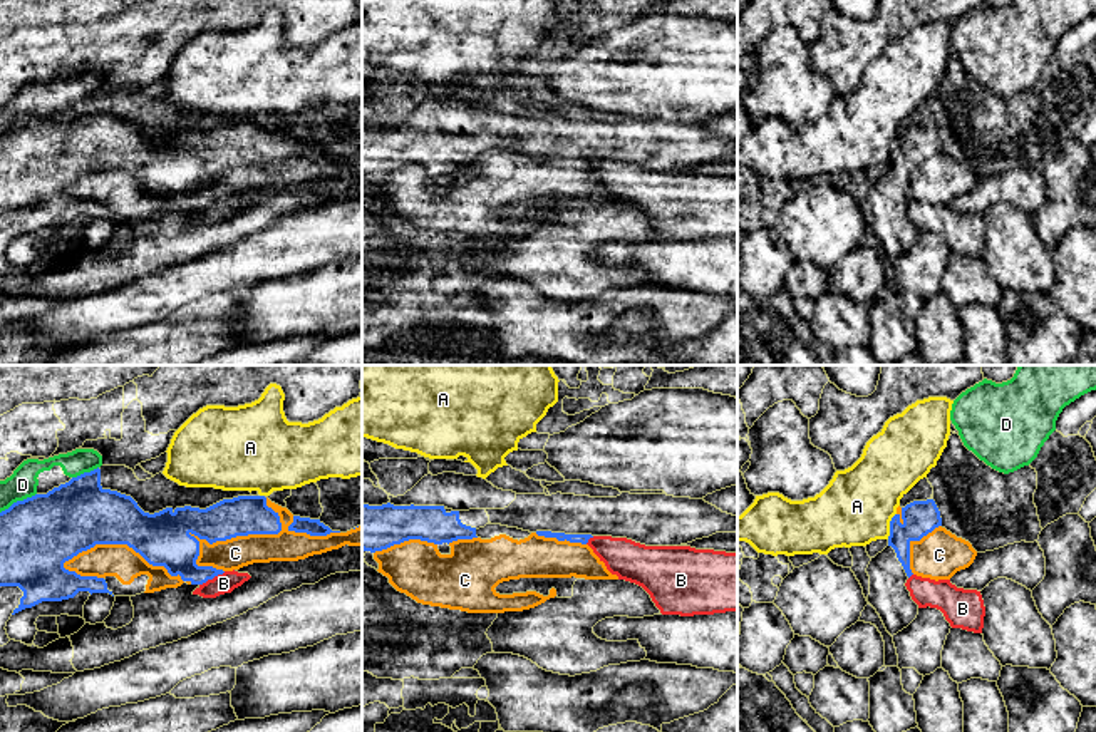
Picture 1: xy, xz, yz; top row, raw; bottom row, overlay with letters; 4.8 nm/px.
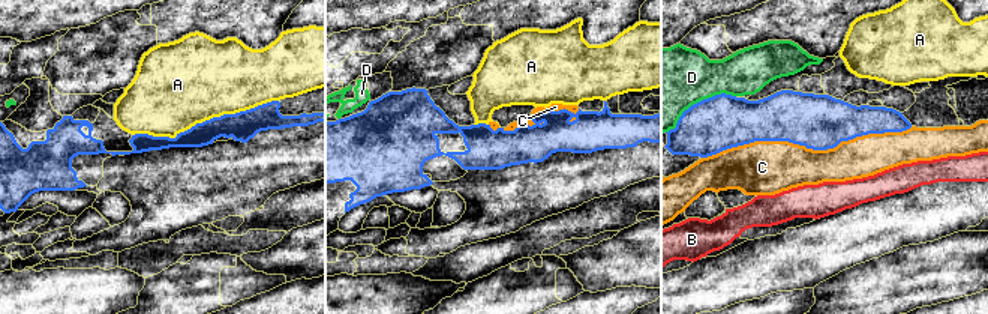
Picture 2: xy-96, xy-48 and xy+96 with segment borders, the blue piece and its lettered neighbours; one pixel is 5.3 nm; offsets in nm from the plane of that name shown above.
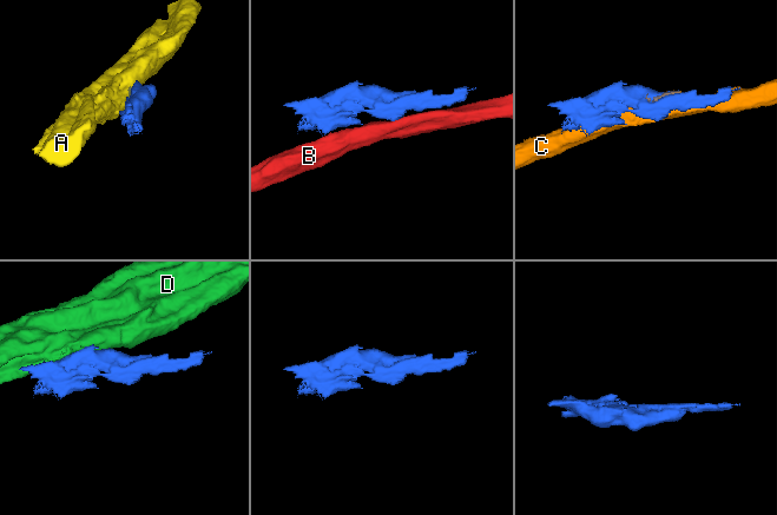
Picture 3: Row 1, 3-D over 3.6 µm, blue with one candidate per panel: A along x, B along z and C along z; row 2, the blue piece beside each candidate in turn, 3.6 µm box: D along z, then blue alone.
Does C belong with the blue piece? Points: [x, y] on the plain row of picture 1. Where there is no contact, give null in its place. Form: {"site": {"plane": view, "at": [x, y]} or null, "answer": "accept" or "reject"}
{"site": {"plane": "xy", "at": [245, 159]}, "answer": "reject"}

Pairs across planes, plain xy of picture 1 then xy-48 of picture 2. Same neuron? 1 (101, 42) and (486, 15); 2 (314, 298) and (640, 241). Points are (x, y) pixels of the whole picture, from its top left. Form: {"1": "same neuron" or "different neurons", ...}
{"1": "same neuron", "2": "same neuron"}

